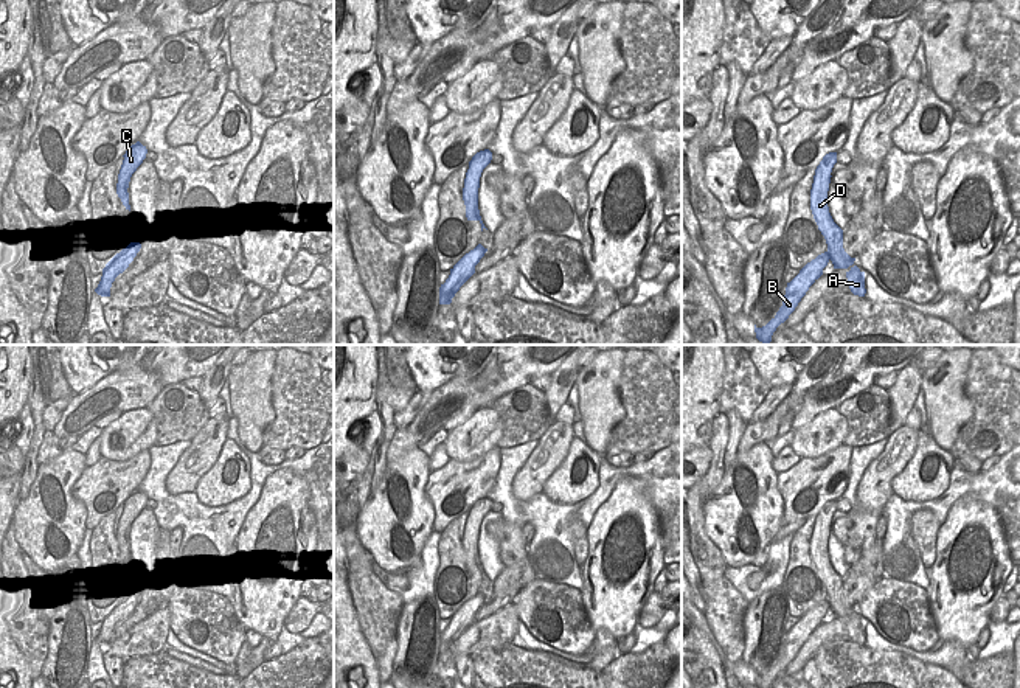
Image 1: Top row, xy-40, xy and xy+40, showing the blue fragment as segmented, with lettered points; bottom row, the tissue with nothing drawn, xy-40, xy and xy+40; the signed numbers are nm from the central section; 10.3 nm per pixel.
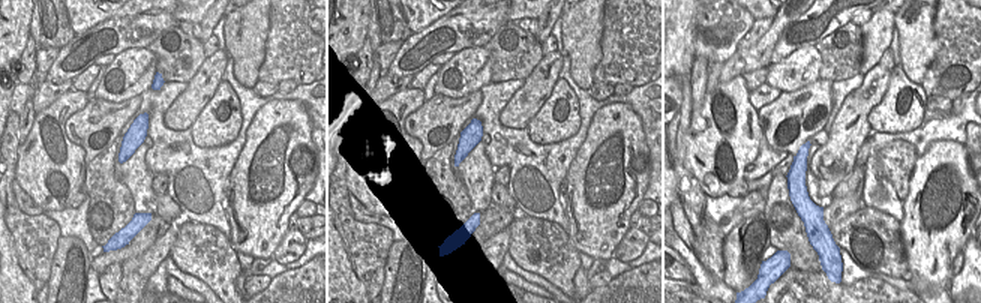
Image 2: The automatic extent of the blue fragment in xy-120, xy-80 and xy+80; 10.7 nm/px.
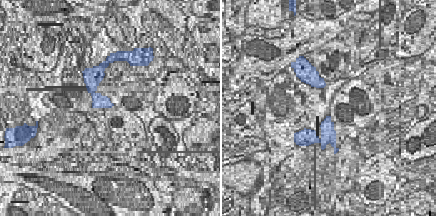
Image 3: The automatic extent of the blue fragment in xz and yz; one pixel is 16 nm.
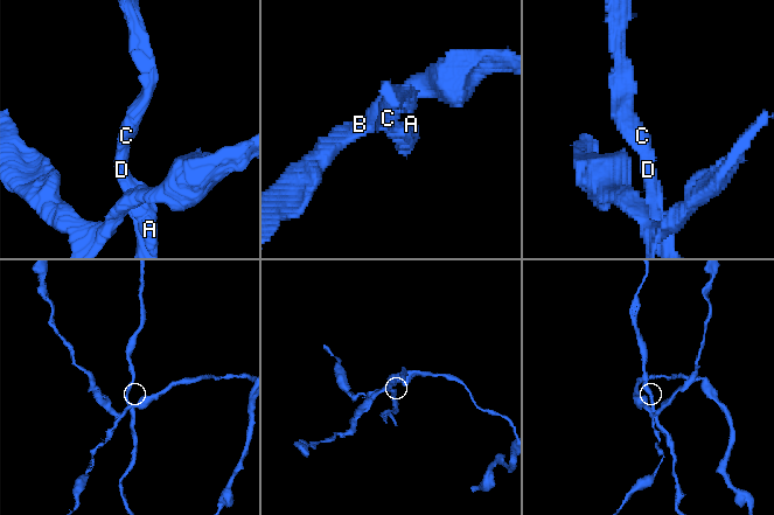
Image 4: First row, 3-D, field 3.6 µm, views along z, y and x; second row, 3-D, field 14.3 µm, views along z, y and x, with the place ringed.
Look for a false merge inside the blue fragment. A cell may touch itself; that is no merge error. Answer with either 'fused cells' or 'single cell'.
fused cells

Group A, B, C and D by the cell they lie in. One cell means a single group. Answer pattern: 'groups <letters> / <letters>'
groups A C D / B

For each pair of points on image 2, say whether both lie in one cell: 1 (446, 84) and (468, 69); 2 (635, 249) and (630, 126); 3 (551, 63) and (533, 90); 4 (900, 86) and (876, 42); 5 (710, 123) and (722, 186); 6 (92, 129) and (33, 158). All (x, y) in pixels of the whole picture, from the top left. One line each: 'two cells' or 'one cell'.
1: one cell
2: two cells
3: one cell
4: two cells
5: one cell
6: two cells

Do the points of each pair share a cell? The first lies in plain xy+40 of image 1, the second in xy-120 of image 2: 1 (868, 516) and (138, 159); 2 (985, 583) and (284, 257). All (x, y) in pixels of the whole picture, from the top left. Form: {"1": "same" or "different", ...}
{"1": "different", "2": "different"}

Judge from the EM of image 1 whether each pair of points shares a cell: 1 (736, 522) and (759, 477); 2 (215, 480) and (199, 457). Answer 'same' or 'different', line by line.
1: same
2: different

